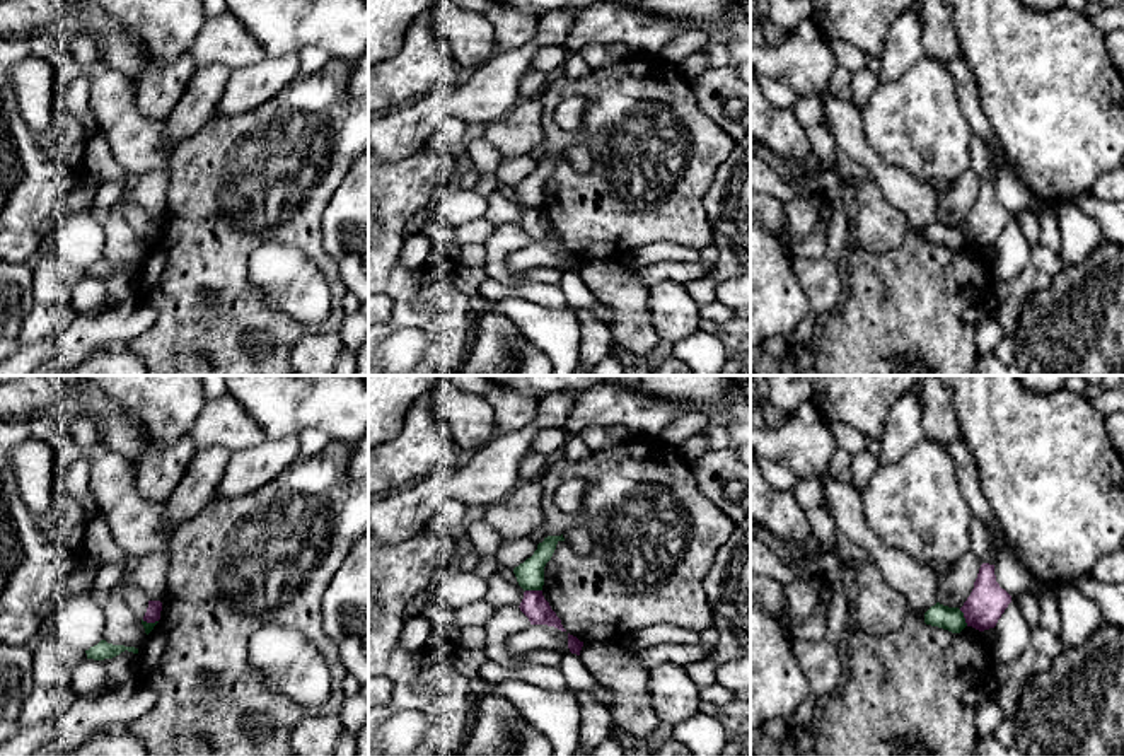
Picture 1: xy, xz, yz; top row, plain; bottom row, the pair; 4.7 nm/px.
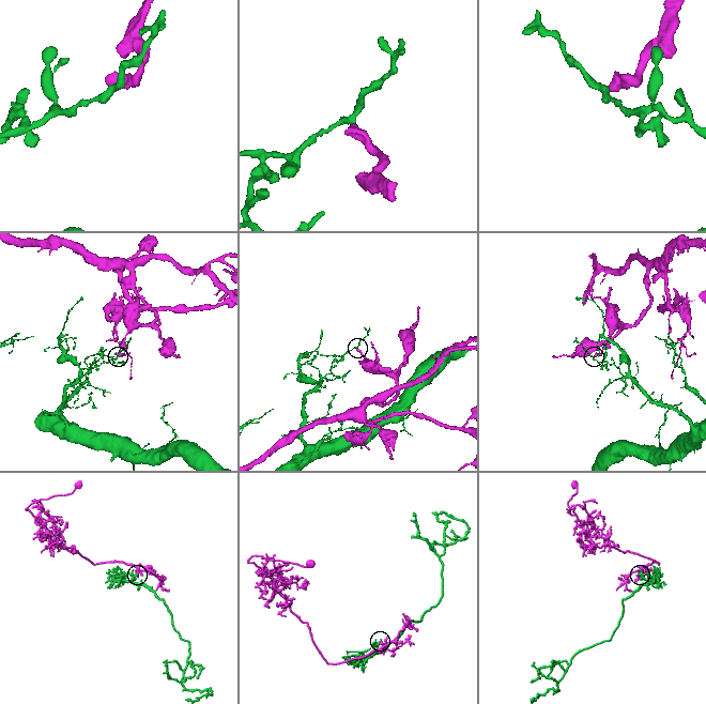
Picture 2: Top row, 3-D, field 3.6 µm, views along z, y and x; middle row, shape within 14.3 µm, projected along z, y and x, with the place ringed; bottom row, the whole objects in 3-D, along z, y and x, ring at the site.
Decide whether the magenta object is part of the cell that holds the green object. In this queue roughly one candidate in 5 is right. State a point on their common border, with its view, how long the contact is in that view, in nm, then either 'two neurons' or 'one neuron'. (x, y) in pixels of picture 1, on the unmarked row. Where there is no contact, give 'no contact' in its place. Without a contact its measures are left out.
xz (534, 207) | 80 nm | two neurons

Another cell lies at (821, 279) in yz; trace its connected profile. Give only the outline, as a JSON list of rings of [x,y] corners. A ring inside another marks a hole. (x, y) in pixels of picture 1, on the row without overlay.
[[[791,254],[790,259],[791,270],[810,300],[812,312],[829,316],[844,297],[844,283],[837,265],[826,256],[808,259]]]

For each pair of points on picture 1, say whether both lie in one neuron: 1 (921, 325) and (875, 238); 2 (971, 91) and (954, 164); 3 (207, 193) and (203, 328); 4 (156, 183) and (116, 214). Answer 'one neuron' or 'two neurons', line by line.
1: two neurons
2: two neurons
3: one neuron
4: one neuron

